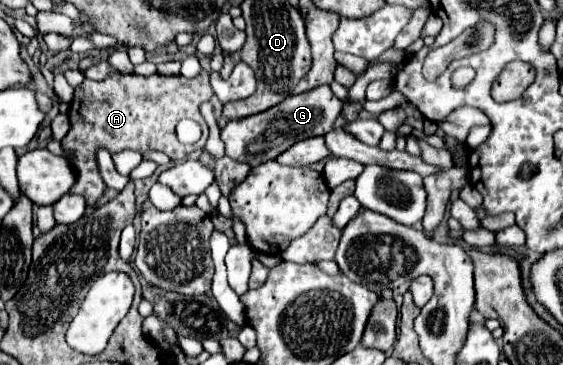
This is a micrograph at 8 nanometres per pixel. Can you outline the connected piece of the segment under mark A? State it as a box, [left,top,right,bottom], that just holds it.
[61,69,213,205]

